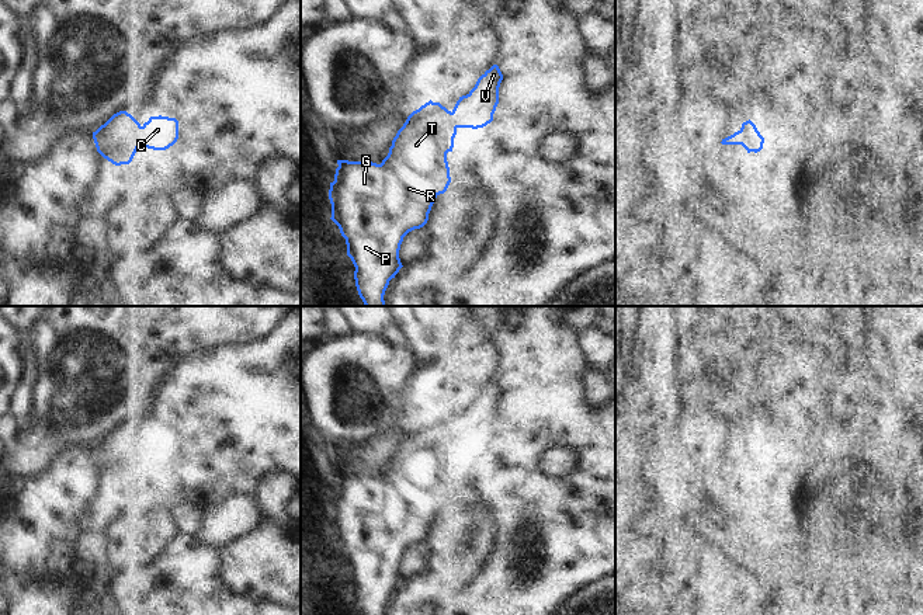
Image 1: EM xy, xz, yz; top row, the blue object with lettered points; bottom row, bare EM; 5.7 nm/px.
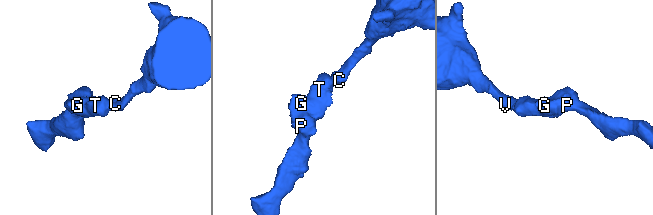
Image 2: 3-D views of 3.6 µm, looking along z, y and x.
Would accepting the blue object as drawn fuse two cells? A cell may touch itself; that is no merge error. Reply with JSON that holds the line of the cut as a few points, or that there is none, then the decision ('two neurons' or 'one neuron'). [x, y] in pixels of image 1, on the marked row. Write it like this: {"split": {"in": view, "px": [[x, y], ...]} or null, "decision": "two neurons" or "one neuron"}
{"split": null, "decision": "one neuron"}

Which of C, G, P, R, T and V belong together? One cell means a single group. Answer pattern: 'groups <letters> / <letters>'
groups C G P R T V

